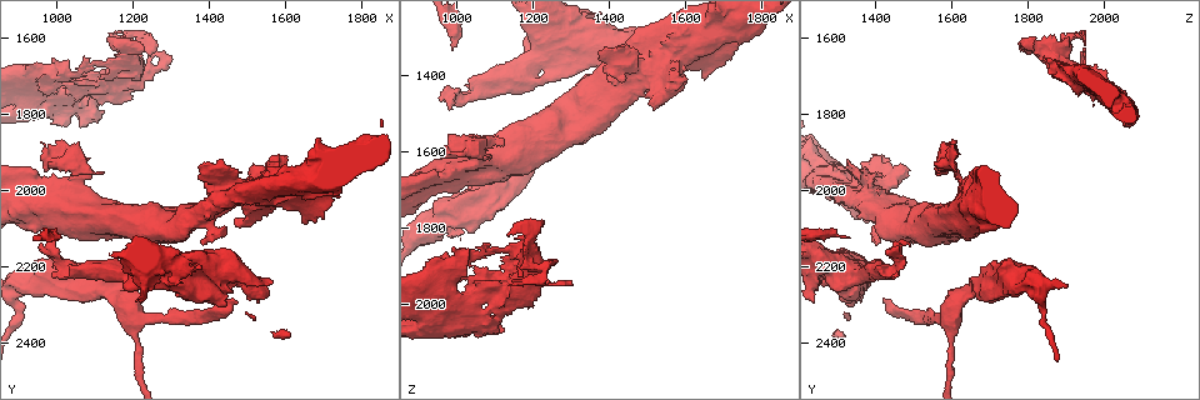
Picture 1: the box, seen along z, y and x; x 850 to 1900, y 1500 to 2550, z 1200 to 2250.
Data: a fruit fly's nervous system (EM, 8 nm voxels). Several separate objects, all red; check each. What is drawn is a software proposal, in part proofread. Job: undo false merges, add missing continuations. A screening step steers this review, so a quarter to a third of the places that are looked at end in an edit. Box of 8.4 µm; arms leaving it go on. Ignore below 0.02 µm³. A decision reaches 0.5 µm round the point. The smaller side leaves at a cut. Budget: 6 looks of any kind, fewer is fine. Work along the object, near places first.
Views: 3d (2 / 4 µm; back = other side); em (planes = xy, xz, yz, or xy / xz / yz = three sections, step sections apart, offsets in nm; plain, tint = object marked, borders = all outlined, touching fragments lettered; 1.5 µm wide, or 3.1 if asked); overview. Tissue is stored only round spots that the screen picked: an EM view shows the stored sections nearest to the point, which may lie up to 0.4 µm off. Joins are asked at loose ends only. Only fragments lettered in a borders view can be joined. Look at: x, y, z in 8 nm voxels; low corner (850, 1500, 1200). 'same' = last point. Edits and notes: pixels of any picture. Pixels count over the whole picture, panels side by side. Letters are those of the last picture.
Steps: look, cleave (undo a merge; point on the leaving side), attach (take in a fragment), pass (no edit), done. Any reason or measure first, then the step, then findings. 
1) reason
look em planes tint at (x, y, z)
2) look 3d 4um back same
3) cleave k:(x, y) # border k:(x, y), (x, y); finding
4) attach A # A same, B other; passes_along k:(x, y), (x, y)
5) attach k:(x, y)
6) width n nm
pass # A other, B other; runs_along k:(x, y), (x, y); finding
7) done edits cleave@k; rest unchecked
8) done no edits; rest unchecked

calibre changes
look em xz step 8 tint at (1400, 2090, 1420)

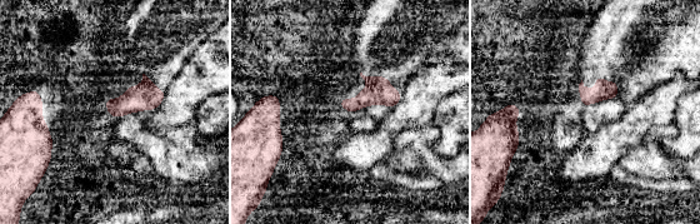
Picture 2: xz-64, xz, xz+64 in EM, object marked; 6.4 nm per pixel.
look em planes tint same

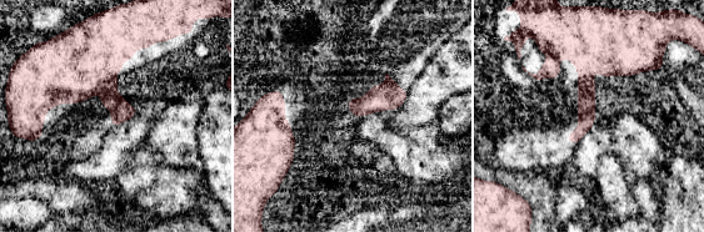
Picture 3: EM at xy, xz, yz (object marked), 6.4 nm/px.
look em planes borders same

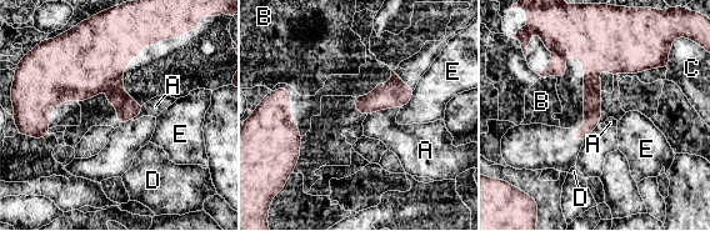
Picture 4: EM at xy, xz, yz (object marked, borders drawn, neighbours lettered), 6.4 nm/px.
pass # A other, B other, C other, D other, E other; border 4:(399, 108), (380, 109), (368, 115); all the same cell

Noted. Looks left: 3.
thin neck
look em planes plain at (1200, 2325, 1600)

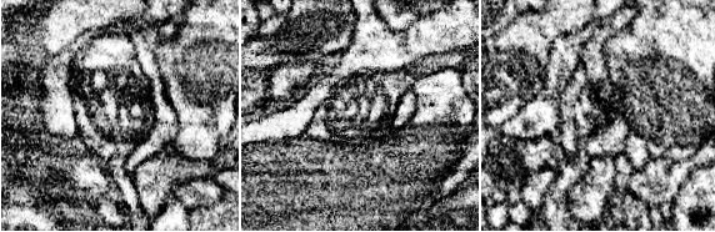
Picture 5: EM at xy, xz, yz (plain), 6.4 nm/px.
look em planes borders same

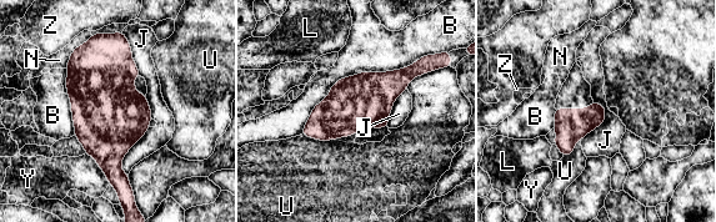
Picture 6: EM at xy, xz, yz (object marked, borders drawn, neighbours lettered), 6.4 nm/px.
pass # B other, J other, L other, N other, U other, Y other, Z other; continuous, no second cell

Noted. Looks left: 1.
an open end
look em planes borders at (1600, 1910, 1415)

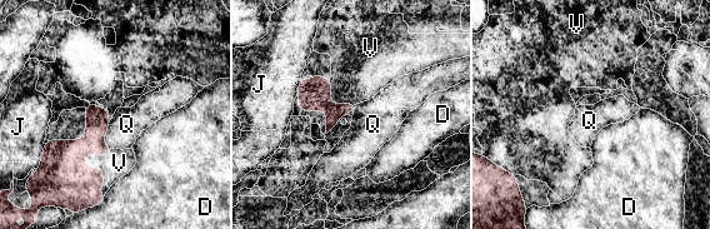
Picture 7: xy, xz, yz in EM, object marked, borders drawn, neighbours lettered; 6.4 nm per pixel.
pass # D other, J other, Q other, V other; border 7:(109, 123), (104, 142), (111, 148); no lettered fragment goes on from it

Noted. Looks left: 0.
done no edits; rest unchecked

